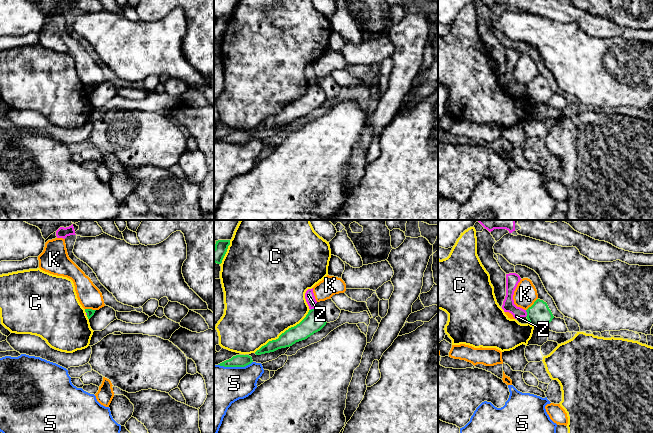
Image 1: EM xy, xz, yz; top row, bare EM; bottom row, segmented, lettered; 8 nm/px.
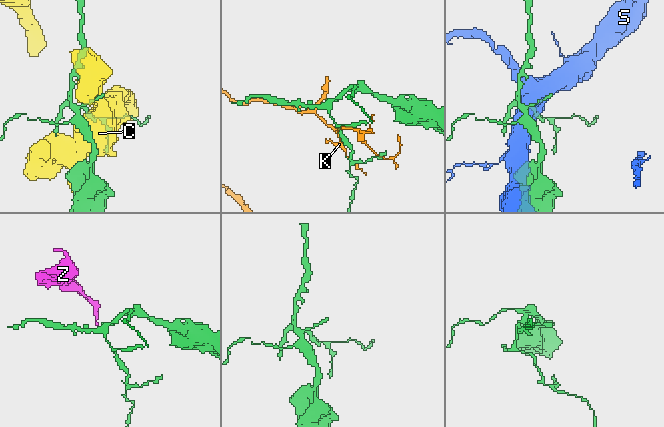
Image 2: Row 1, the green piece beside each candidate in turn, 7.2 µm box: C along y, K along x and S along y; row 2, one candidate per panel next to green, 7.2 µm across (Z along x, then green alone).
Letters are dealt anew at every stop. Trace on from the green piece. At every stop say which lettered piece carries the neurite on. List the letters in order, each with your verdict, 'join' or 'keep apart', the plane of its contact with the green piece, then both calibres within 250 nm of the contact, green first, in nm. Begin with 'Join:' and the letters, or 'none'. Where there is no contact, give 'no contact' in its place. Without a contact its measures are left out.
Join: none
C: keep apart | xz | 160/500 nm
K: keep apart | yz | 190/190 nm
S: keep apart | xz | 100/380 nm
Z: keep apart | yz | 190/100 nm

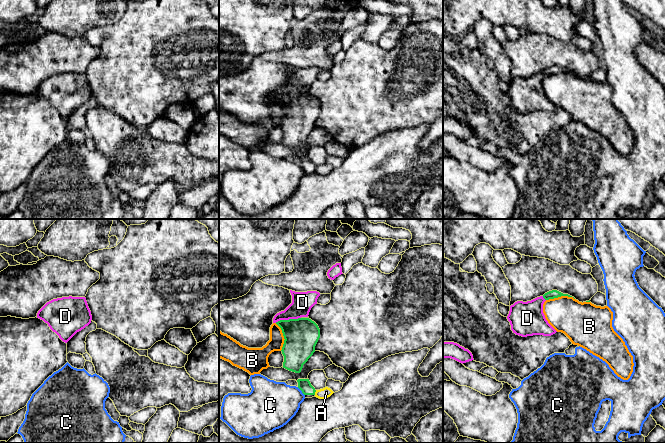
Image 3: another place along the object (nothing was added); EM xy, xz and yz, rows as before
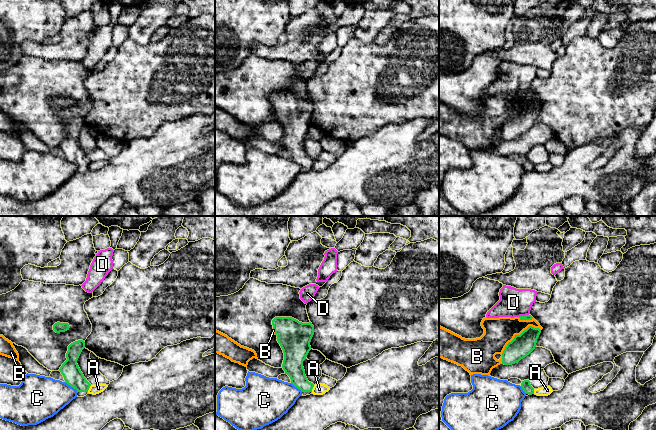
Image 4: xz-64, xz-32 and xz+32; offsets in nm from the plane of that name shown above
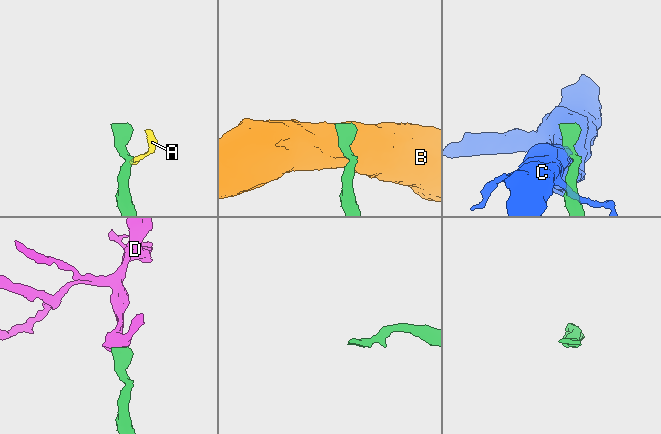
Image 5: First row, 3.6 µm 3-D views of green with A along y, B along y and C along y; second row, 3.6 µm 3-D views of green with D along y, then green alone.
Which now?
Join: D
A: keep apart | xz | 100/90 nm
B: keep apart | yz | 70/300 nm
C: keep apart | xz | 100/360 nm
D: join | xz | 280/170 nm

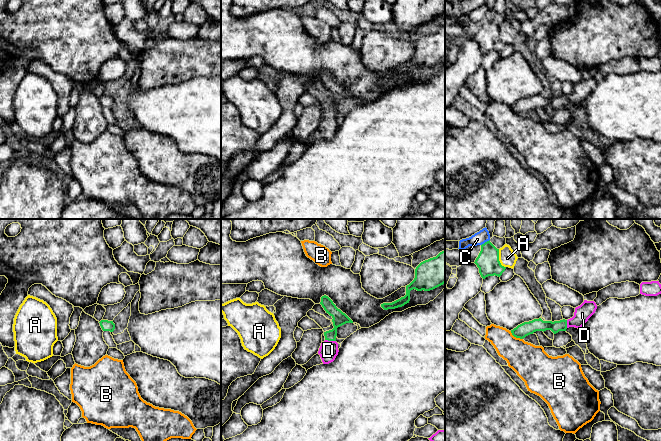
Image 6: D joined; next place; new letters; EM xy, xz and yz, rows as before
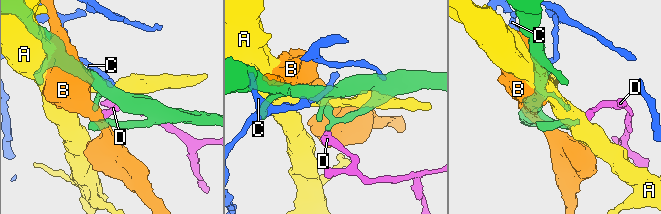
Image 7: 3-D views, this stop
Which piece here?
Join: D
A: keep apart | yz | 180/140 nm
B: keep apart | yz | 110/280 nm
C: keep apart | yz | 180/110 nm
D: join | xz | 110/150 nm

